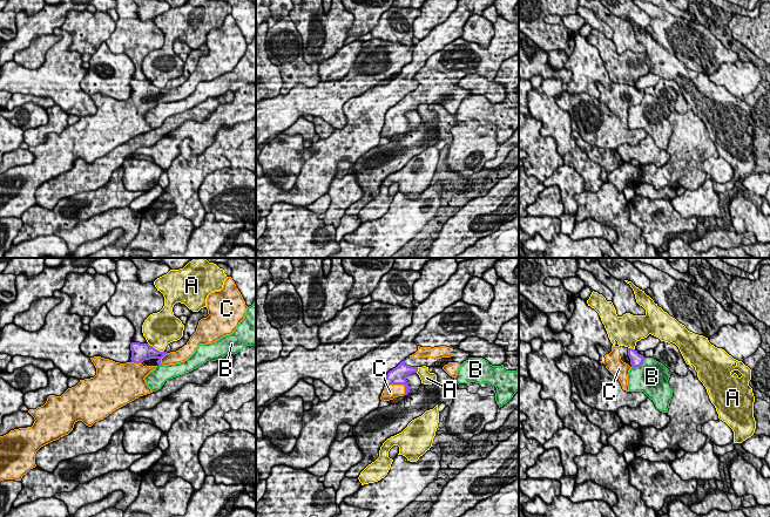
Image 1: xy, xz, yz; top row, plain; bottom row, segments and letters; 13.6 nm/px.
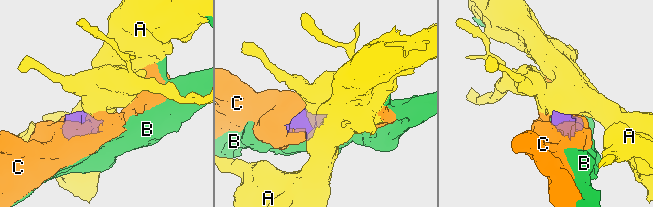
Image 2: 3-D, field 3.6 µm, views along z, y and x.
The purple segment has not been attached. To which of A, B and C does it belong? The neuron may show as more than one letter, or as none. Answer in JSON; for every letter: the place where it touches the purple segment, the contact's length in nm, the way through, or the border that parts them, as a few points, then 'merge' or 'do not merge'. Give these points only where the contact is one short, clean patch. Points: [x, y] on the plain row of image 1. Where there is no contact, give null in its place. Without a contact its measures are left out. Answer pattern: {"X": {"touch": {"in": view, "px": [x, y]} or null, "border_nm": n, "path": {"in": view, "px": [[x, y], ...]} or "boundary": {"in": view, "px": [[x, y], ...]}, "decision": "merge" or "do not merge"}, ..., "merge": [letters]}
{"A": {"touch": {"in": "xy", "px": [156, 87]}, "border_nm": 260, "boundary": {"in": "xy", "px": [[148, 80], [155, 86], [163, 88]]}, "decision": "do not merge"}, "B": {"touch": {"in": "yz", "px": [639, 103]}, "border_nm": 240, "decision": "do not merge"}, "C": {"touch": {"in": "xz", "px": [399, 121]}, "border_nm": 320, "decision": "merge"}, "merge": ["C"]}

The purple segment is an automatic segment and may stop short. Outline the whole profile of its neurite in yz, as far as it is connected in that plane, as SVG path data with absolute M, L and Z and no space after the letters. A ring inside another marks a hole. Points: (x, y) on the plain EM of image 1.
M628 86L628 94L630 96L630 102L634 106L640 104L643 101L644 94L633 86Z

